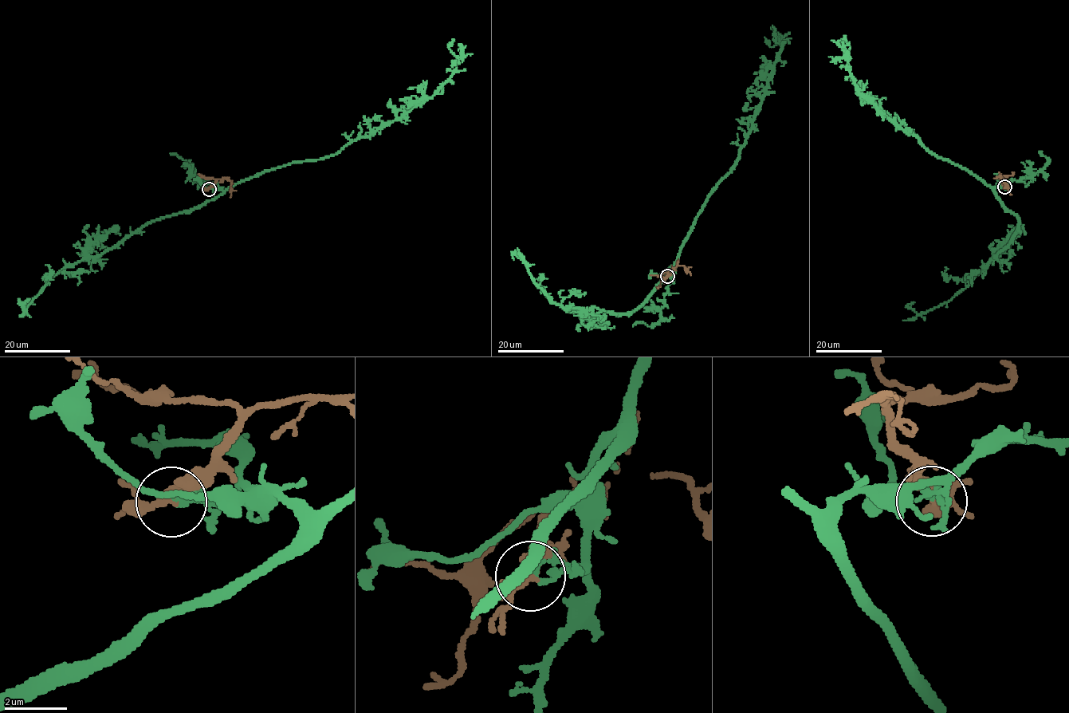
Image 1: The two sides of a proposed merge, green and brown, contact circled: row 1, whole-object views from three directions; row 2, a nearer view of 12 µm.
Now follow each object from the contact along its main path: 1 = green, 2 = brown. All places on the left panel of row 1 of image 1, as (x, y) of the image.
1: (209, 189), (226, 190), (265, 171), (330, 156), (398, 120), (451, 76), (457, 57), (448, 48)
2: (209, 189), (219, 179), (229, 179), (231, 183), (230, 198)

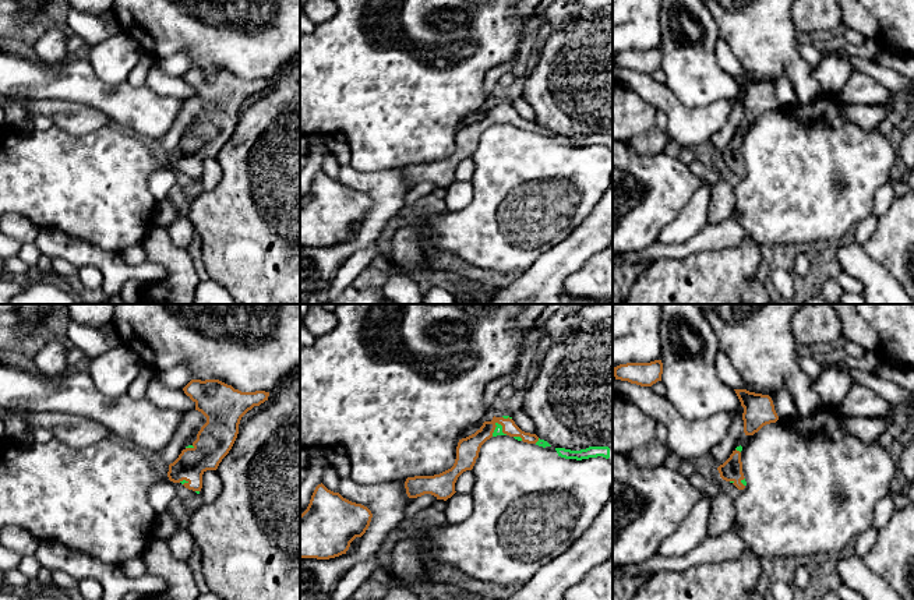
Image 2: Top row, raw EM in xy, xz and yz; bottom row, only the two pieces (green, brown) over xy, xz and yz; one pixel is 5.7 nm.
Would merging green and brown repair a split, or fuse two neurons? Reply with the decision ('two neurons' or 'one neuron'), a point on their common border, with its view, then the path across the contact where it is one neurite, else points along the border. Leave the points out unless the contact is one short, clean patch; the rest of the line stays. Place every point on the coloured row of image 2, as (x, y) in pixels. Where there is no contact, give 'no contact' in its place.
two neurons; meets green in xz at (501, 429)

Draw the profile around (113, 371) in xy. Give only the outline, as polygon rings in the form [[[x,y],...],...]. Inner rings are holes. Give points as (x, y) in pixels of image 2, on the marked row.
[[[119,345],[93,359],[88,373],[96,389],[106,398],[120,398],[142,370],[138,354],[126,345]]]

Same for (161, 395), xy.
[[[155,370],[147,389],[147,399],[159,409],[176,410],[181,414],[195,409],[195,402],[181,388],[165,385]]]

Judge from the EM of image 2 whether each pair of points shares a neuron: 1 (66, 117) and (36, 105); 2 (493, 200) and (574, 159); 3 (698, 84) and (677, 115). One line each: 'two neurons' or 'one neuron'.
1: one neuron
2: one neuron
3: two neurons

